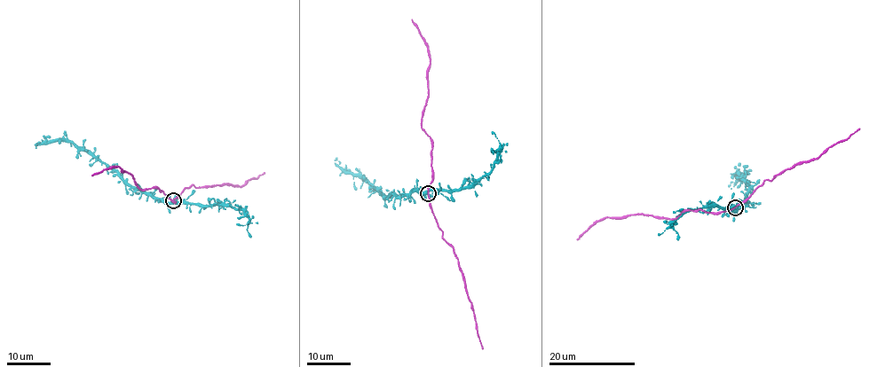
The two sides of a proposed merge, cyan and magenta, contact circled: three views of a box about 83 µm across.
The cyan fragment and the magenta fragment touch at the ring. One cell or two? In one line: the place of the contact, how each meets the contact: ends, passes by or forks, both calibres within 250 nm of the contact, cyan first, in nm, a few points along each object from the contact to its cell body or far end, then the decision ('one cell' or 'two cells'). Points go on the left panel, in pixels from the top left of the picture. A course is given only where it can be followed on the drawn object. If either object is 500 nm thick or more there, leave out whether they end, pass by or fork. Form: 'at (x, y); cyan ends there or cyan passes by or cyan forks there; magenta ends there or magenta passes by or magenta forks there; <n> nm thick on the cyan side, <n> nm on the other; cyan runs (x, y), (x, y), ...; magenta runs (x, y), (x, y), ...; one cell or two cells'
at (173, 200); cyan forks there; magenta passes by; 360 nm thick on the cyan side, 240 nm on the other; cyan runs (174, 200), (164, 202), (136, 190), (70, 142), (46, 140), (35, 144); magenta runs (174, 200), (156, 187), (142, 190), (130, 174), (117, 166), (92, 175); one cell

